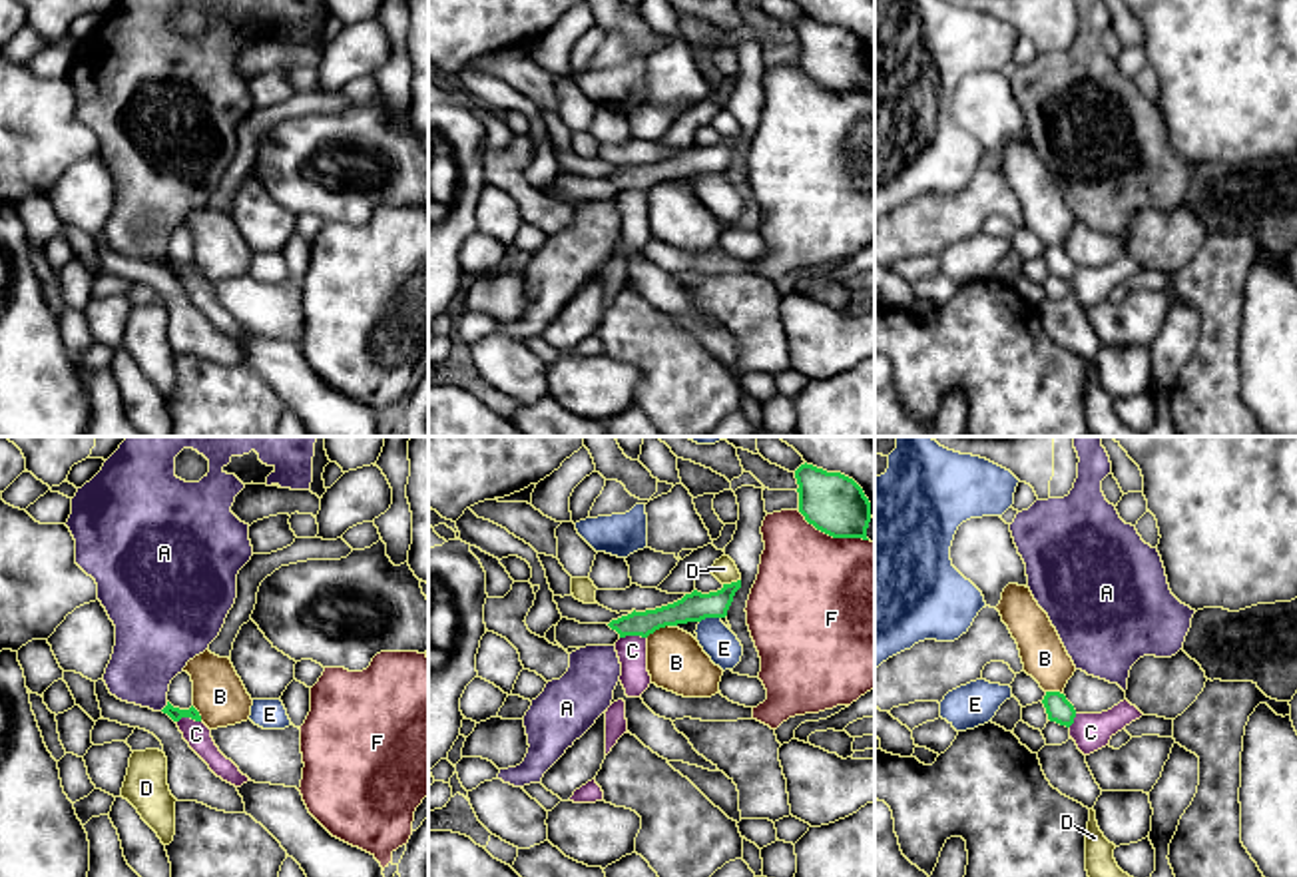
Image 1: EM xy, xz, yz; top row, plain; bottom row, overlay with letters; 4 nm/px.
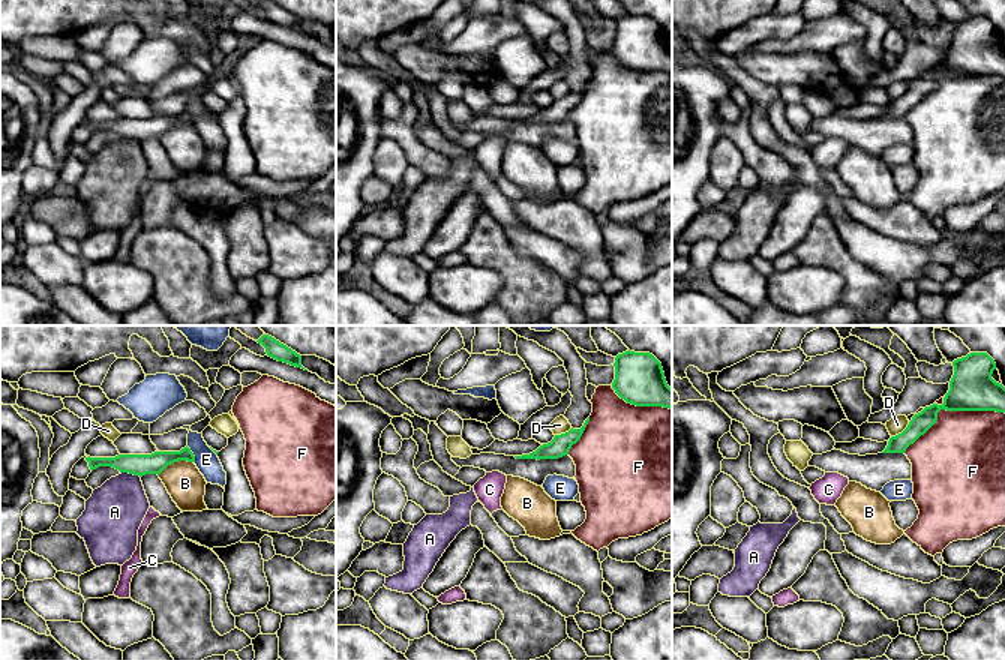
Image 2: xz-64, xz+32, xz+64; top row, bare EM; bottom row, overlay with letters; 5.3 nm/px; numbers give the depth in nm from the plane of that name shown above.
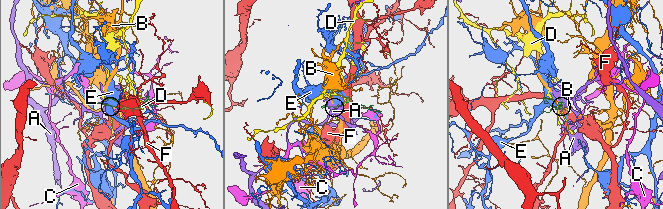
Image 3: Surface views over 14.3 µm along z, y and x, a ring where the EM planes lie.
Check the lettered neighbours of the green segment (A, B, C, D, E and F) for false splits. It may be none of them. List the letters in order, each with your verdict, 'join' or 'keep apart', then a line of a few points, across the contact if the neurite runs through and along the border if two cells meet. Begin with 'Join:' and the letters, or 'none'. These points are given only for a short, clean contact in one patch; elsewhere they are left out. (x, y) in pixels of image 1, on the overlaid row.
Join: B
A: keep apart; line xy (168, 702), (160, 710)
B: join
C: keep apart; line xz (646, 636), (620, 638)
D: keep apart; line xz (740, 579), (724, 584)
E: keep apart
F: keep apart

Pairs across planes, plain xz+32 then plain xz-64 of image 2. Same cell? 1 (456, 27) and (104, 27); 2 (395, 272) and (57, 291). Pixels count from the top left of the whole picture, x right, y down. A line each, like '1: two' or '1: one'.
1: two
2: two

